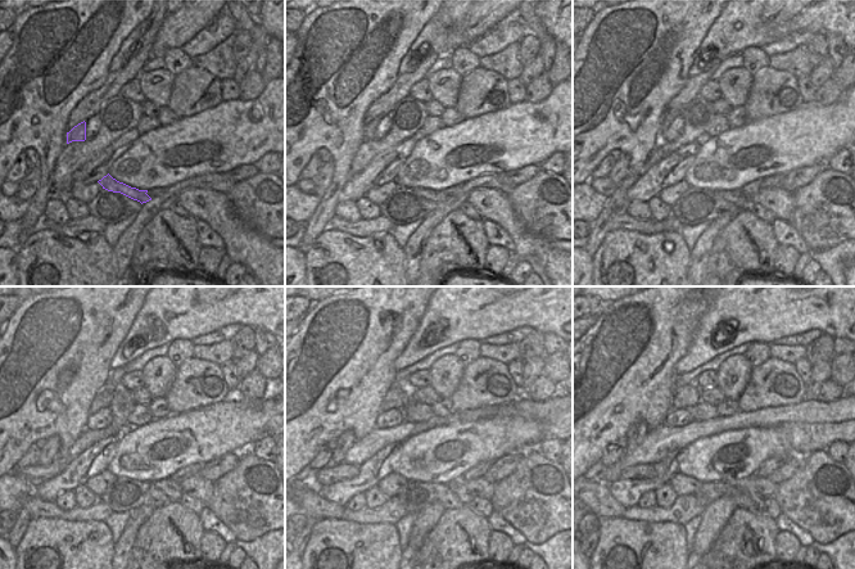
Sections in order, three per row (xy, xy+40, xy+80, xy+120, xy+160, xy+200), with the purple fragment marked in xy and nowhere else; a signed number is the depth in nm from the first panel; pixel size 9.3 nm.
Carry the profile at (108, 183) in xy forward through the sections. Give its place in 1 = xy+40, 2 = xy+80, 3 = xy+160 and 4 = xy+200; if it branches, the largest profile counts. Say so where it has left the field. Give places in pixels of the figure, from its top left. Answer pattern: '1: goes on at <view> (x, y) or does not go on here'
1: goes on at xy+40 (433, 195)
2: goes on at xy+80 (743, 202)
3: goes on at xy+160 (457, 486)
4: goes on at xy+200 (758, 498)

